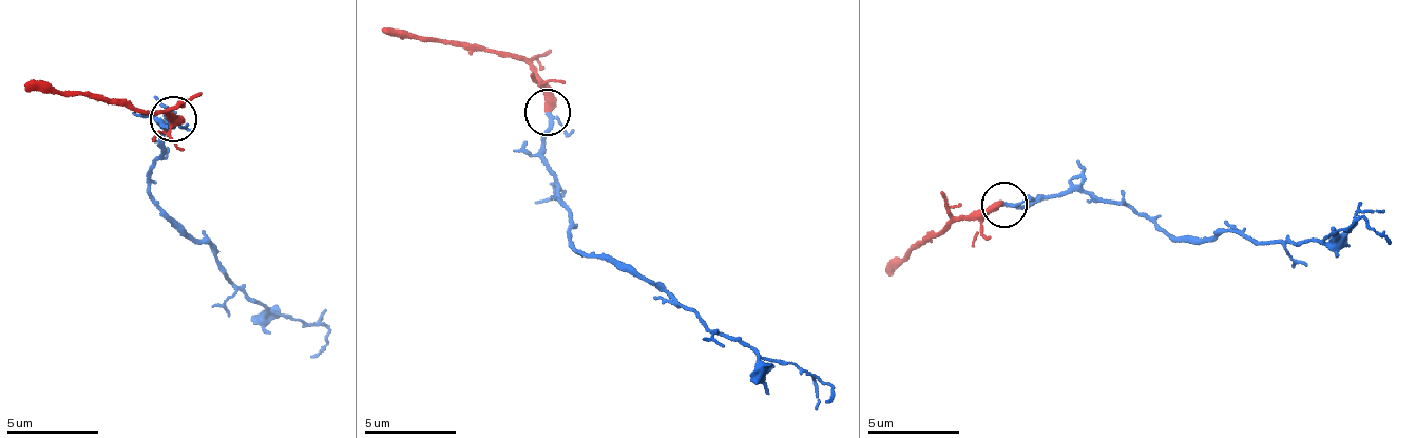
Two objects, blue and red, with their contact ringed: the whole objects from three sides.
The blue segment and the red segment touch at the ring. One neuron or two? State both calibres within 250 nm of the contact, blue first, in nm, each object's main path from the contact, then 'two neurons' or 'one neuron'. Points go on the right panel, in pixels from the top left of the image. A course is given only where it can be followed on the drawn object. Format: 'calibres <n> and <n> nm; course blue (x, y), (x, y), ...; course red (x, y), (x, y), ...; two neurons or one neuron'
calibres 170 and 400 nm; course blue (1003, 205), (1078, 191), (1131, 205), (1198, 239), (1236, 229), (1282, 246), (1325, 241), (1353, 222), (1389, 242); course red (1003, 205), (991, 204), (950, 223), (885, 271); one neuron

